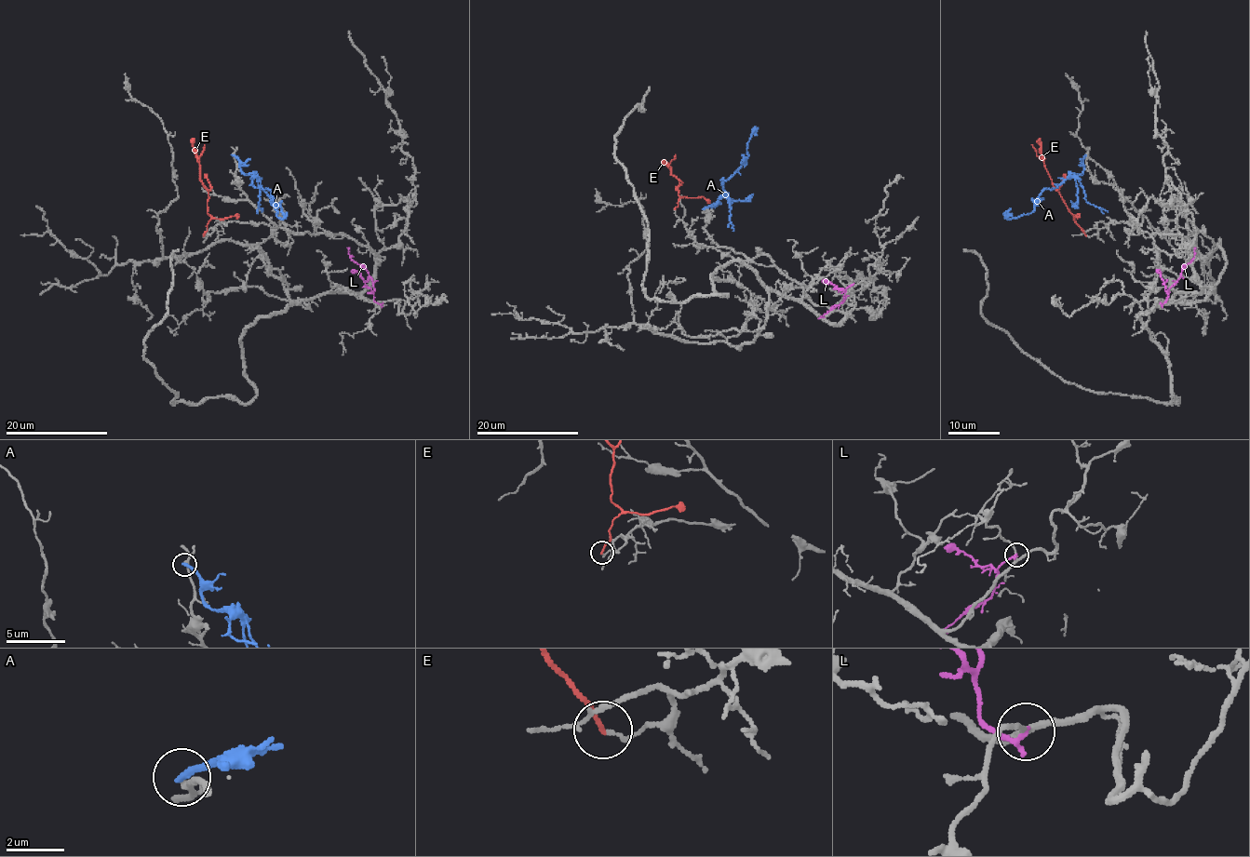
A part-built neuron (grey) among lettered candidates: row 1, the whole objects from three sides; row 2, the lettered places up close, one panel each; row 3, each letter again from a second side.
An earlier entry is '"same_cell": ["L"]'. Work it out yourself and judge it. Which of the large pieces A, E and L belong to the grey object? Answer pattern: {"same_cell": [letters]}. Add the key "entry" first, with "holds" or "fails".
{"entry": "fails", "same_cell": []}

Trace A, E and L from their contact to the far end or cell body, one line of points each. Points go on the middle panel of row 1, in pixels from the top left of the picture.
A: (703, 209), (712, 207), (725, 180), (739, 168), (747, 154), (746, 144), (752, 134)
E: (674, 209), (681, 197), (678, 194), (678, 180), (670, 167), (663, 162)
L: (853, 284), (845, 289), (845, 298), (840, 303), (818, 318)

